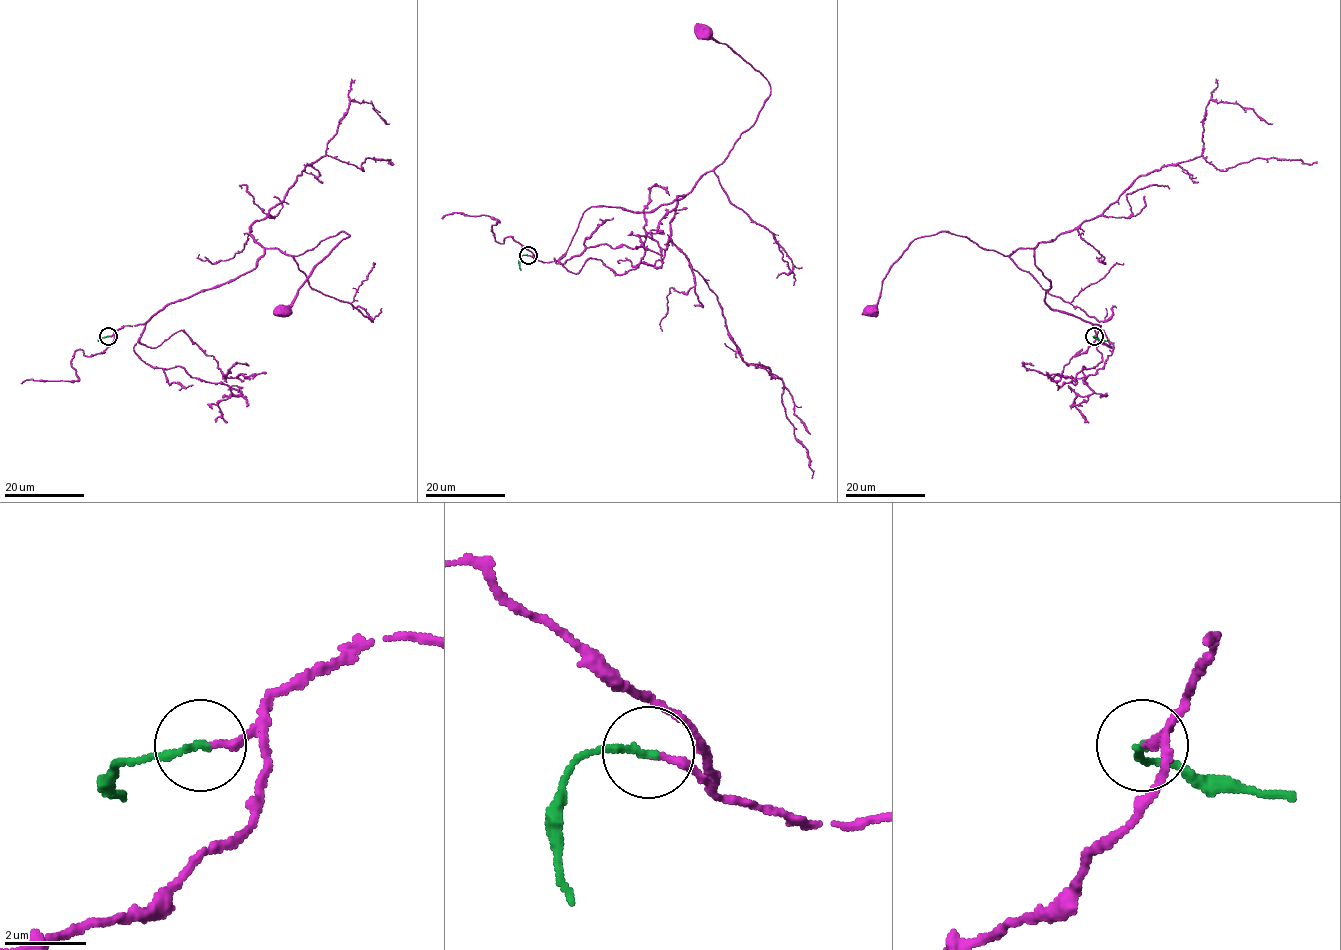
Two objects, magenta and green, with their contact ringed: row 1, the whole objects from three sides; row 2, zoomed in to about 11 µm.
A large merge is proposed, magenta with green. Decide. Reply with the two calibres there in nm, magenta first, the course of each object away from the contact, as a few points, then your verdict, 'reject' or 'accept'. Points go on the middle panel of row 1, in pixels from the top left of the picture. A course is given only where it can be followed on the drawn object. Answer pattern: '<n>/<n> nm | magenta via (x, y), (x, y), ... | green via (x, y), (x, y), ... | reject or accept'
170/170 nm | magenta via (528, 255), (556, 261), (592, 206), (650, 211), (684, 196), (755, 122), (771, 87), (727, 44), (704, 31) | green via (528, 255), (520, 258), (521, 270) | accept

